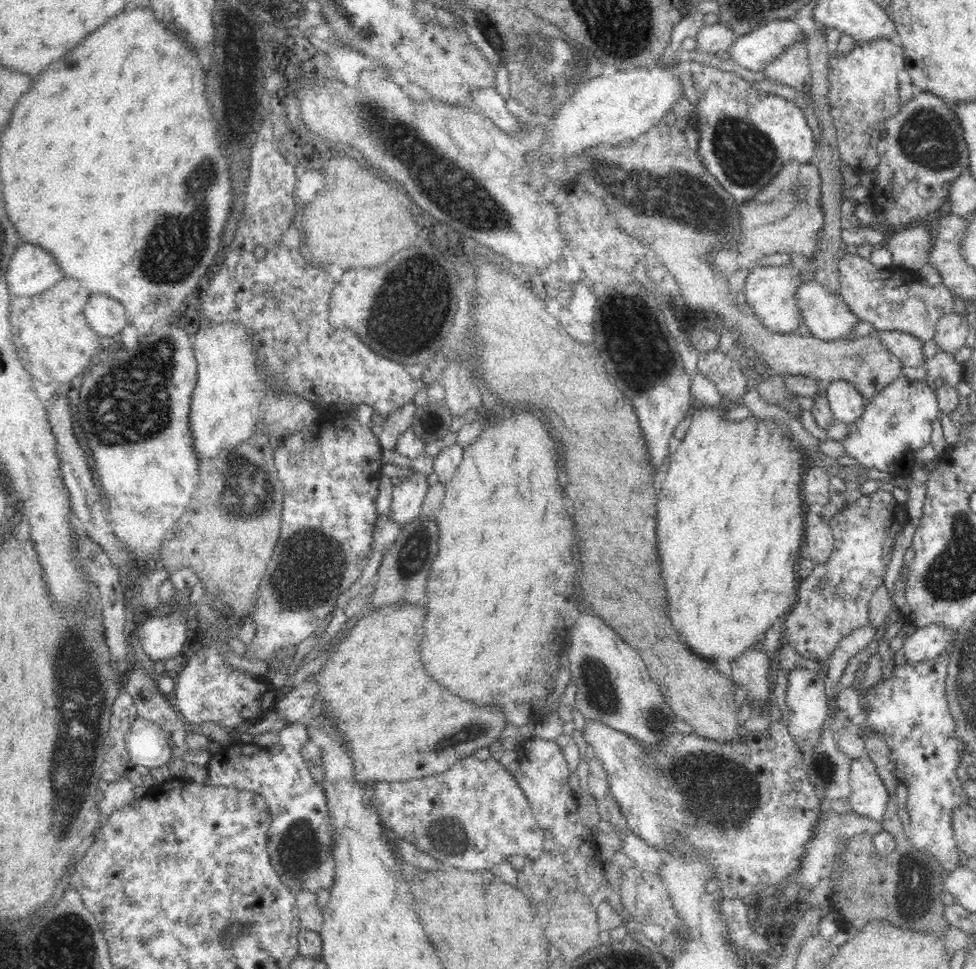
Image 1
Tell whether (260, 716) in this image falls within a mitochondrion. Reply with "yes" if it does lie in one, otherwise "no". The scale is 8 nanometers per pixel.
no

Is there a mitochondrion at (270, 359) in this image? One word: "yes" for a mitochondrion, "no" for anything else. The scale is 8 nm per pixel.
yes

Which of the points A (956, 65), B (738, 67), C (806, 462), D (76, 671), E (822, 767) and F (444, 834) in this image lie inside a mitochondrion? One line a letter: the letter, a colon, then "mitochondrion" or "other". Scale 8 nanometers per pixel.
A: other
B: other
C: other
D: mitochondrion
E: mitochondrion
F: mitochondrion

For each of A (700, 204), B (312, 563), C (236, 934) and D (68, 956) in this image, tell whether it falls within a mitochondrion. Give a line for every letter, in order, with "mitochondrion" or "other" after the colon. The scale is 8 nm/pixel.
A: mitochondrion
B: mitochondrion
C: mitochondrion
D: mitochondrion

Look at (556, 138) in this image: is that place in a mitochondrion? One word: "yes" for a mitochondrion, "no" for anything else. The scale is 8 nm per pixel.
no

